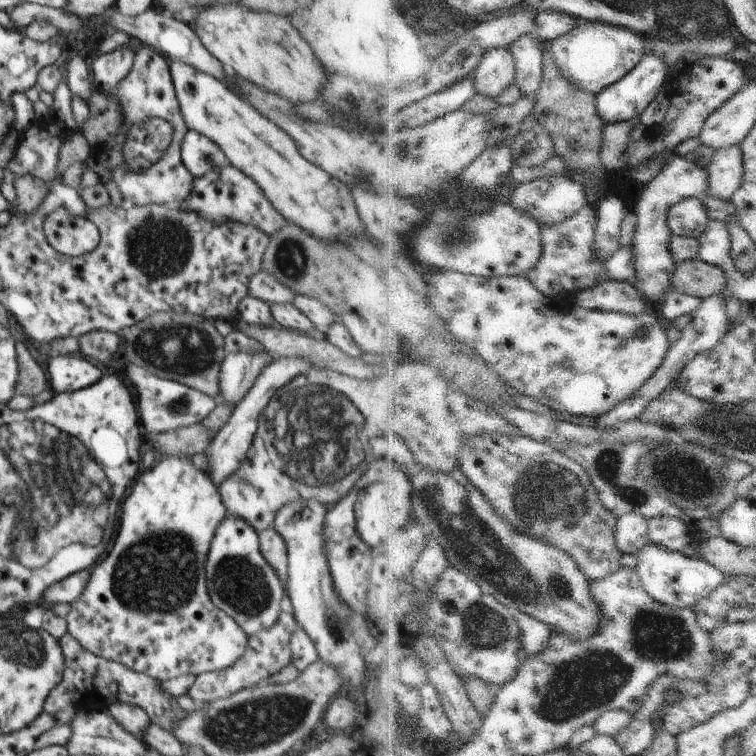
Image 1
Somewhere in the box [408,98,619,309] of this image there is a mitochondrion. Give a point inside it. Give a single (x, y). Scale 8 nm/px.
(460, 234)

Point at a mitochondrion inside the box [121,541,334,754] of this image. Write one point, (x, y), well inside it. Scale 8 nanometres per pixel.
(240, 585)

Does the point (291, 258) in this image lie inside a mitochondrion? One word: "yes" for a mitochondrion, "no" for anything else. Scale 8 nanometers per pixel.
yes

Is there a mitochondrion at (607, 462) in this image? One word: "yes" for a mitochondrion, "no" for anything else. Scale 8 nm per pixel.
yes

